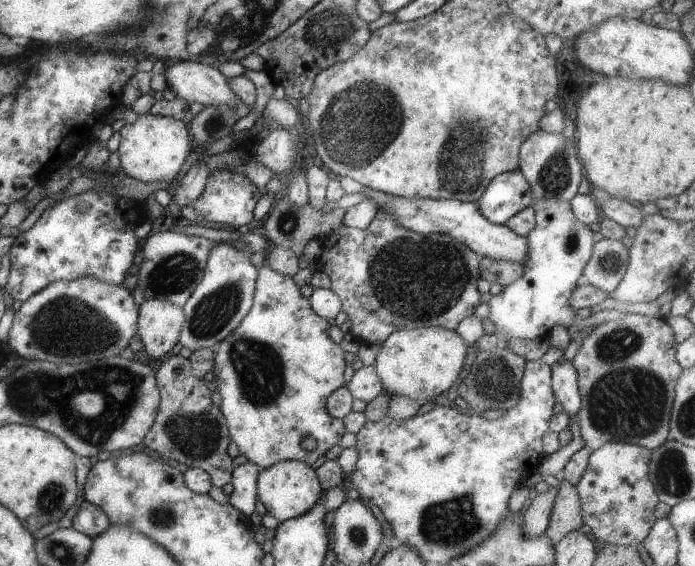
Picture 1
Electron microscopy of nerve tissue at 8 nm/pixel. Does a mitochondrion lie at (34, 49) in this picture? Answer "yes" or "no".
no

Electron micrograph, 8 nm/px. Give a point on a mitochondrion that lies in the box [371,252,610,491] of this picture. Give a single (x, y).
(505, 367)

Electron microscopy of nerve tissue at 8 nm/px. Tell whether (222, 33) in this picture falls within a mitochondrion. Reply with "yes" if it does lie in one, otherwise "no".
yes

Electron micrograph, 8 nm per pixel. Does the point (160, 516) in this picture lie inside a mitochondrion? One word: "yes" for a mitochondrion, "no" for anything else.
yes

